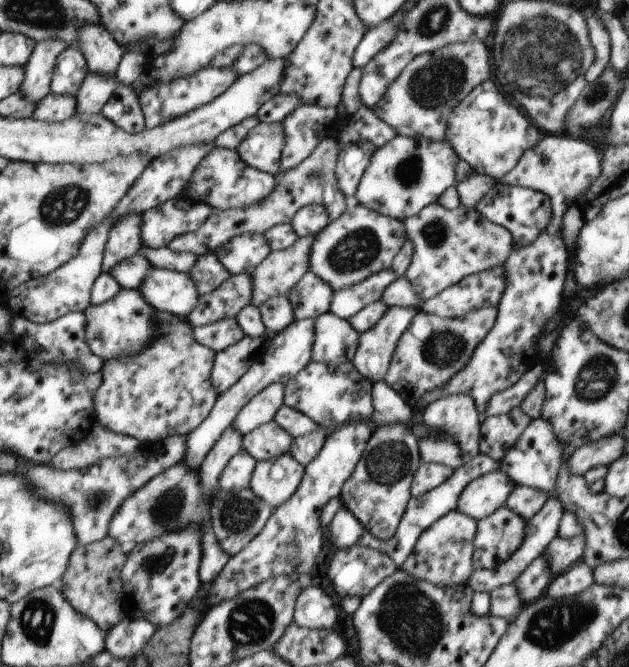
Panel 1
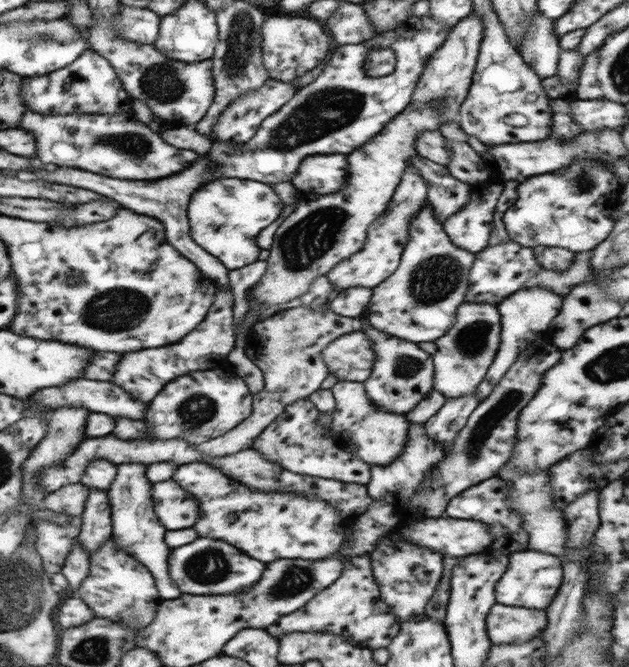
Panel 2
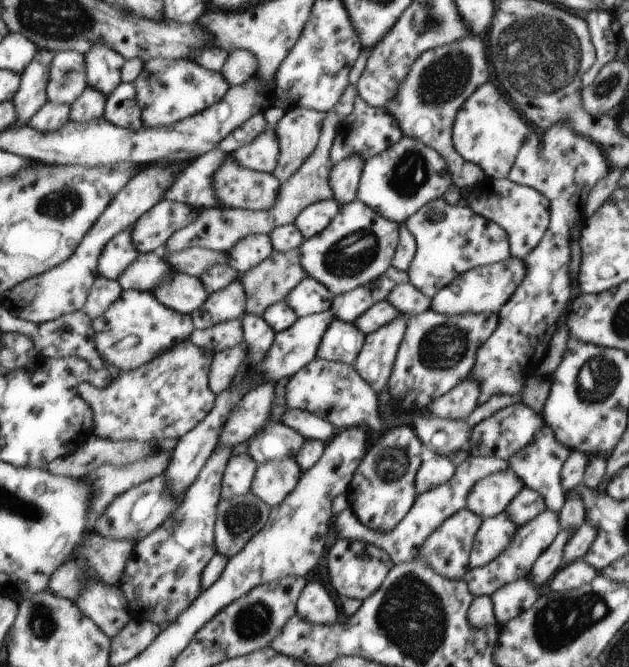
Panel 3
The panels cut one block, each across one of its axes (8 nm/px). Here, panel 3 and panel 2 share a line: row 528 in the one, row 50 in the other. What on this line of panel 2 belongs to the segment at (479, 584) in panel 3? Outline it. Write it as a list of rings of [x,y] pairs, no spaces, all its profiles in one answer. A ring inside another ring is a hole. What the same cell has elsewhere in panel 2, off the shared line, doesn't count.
[[[538,10],[534,20],[528,24],[528,32],[521,39],[520,56],[531,66],[531,69],[541,78],[548,78],[556,75],[559,63],[560,44],[559,39],[554,34],[554,21],[546,19]]]

